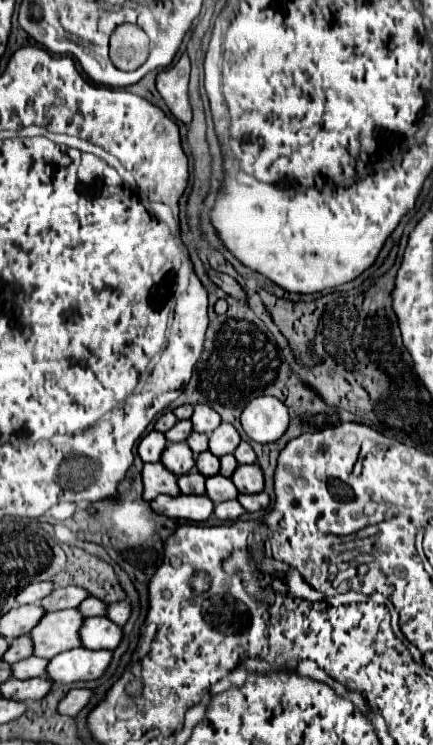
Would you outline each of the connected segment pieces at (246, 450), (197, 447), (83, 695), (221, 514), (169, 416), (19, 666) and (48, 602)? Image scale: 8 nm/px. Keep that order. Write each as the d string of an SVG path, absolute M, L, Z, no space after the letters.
M240 442L238 448L234 450L234 458L238 460L238 464L254 464L256 462L256 454L250 448L248 442Z
M192 432L192 434L188 436L186 444L190 446L190 450L192 450L194 454L200 454L200 452L208 450L208 436L206 436L206 434L198 434L198 432Z
M72 688L60 702L58 702L58 712L66 716L76 716L90 700L92 690L86 688Z
M226 500L214 506L214 516L220 520L236 520L244 514L244 508L236 500Z
M164 412L164 414L156 420L154 428L156 428L158 432L168 432L174 424L176 424L176 416L174 416L172 412Z
M36 656L24 658L16 664L12 664L12 676L20 678L20 680L28 680L28 678L36 678L36 676L44 676L44 668L46 668L48 660L40 660Z
M68 586L68 588L56 588L52 590L46 598L40 600L40 606L50 612L50 610L64 610L64 608L76 608L88 594L82 588Z

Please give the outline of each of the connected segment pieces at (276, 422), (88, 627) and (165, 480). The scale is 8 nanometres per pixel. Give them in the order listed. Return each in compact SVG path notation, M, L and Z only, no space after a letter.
M258 396L242 410L240 424L254 442L276 442L288 428L288 408L278 398Z
M104 616L86 618L80 626L80 642L88 650L114 650L122 640L122 628Z
M160 462L144 464L142 482L144 482L142 498L146 502L154 500L158 494L168 494L168 496L178 496L180 494L180 490L176 488L176 476L172 472L168 472Z

